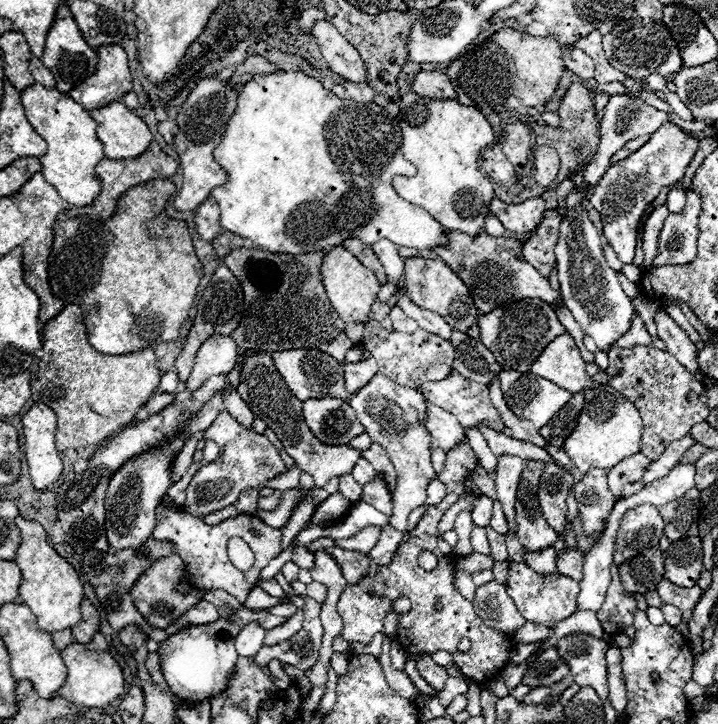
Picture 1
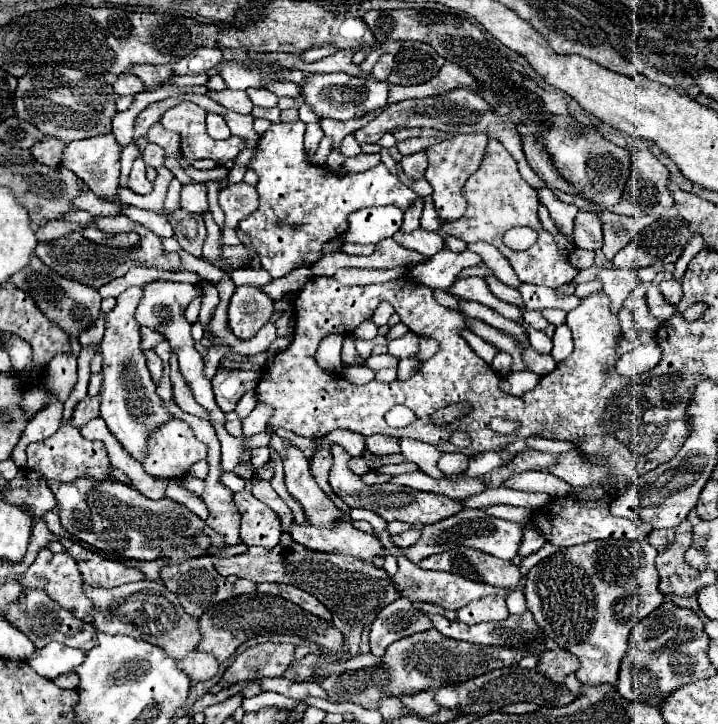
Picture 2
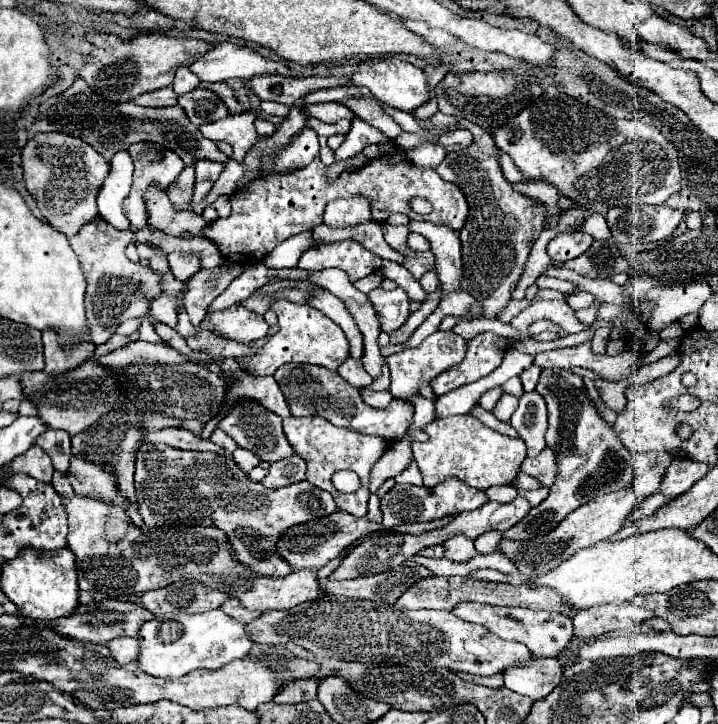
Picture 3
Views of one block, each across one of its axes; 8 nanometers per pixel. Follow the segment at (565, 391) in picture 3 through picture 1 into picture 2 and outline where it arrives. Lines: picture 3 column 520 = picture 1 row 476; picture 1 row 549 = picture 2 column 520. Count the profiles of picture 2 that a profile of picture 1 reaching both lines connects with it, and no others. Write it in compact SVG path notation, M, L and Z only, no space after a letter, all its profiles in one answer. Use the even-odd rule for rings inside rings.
M468 508L468 510L462 510L460 514L454 514L452 518L446 518L444 522L424 526L420 542L416 542L416 546L412 550L402 550L402 552L406 554L406 558L410 558L412 562L418 564L422 558L432 556L436 552L444 552L444 550L450 550L454 546L472 546L472 548L488 552L496 558L512 560L518 554L518 548L522 544L522 534L524 534L522 524L488 516L484 510Z

